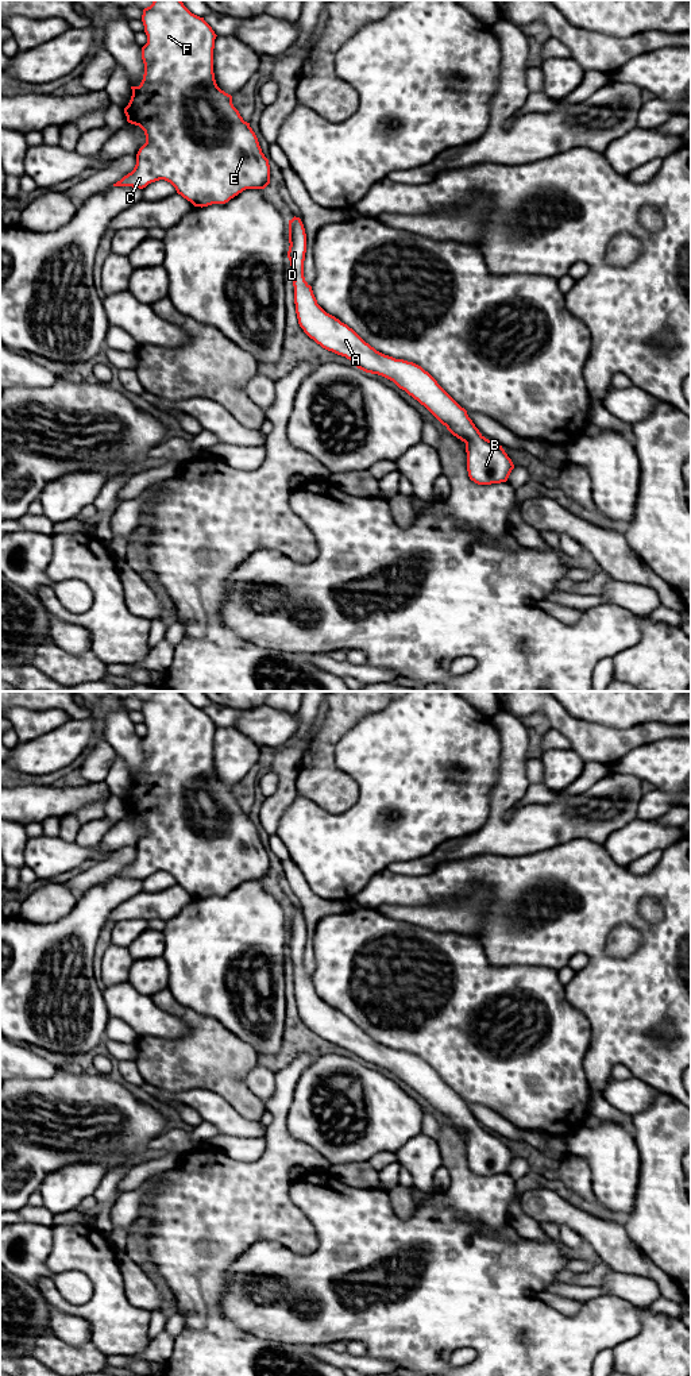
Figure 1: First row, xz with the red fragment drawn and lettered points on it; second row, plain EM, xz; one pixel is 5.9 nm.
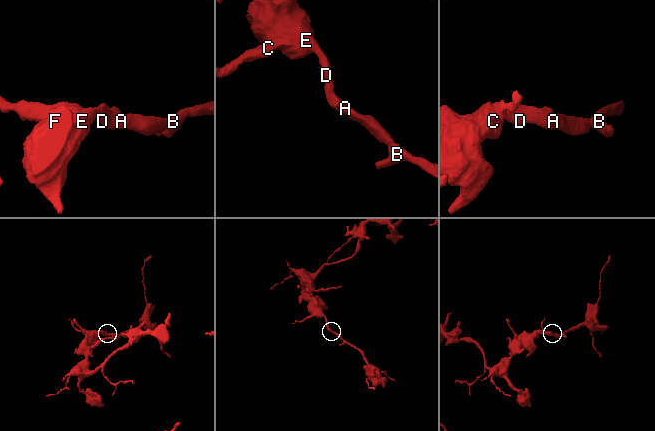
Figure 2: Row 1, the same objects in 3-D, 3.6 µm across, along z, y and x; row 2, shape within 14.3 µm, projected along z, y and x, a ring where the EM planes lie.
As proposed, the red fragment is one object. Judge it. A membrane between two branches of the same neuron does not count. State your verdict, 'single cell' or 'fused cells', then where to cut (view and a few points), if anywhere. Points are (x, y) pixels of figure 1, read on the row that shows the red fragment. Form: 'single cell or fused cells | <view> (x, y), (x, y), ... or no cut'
single cell | no cut

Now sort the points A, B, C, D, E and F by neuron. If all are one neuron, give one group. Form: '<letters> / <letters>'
A B C D E F

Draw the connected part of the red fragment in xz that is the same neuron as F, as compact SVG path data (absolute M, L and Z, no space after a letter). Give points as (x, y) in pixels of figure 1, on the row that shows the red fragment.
M154 0L143 9L147 43L142 47L144 74L124 108L127 122L139 126L146 143L136 154L136 165L113 186L143 189L165 180L194 207L225 204L246 189L265 189L270 184L269 159L262 153L250 123L221 90L213 73L216 34L192 14L181 0Z

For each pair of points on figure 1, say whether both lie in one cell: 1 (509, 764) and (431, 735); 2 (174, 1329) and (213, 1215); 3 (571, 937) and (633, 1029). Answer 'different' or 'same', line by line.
1: different
2: different
3: same

